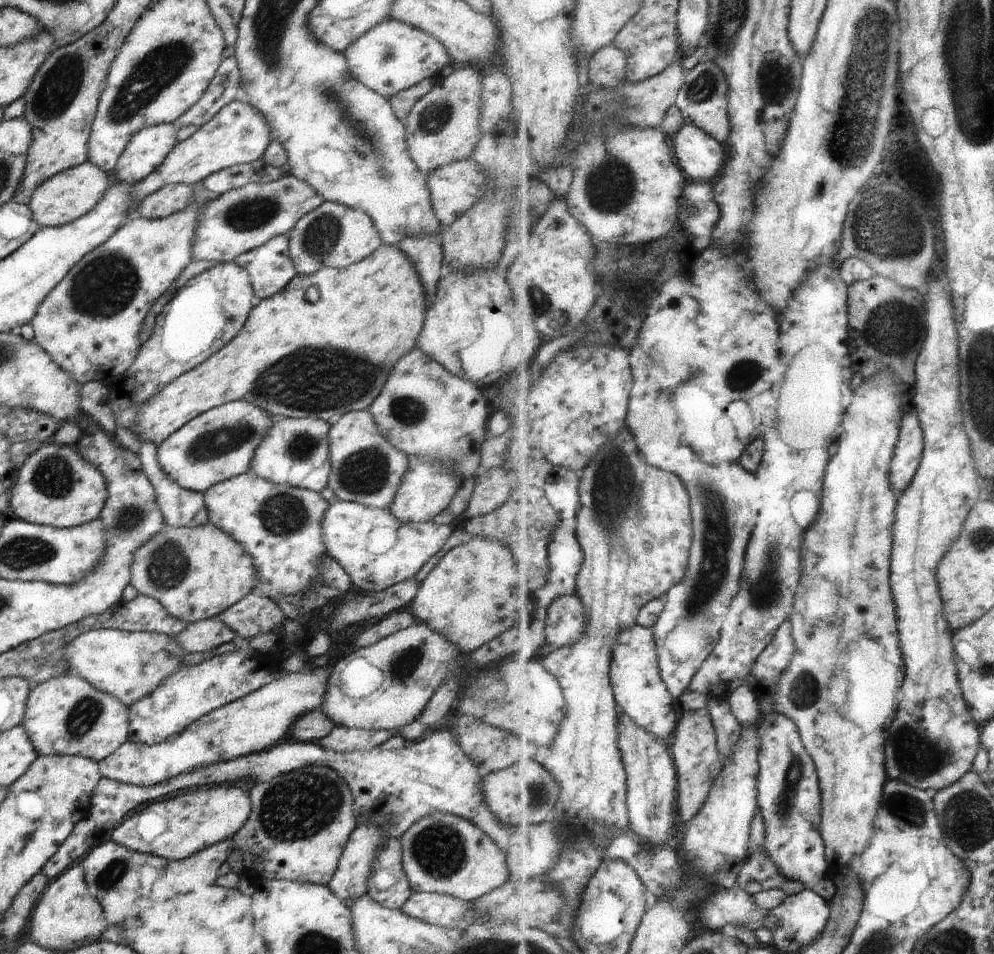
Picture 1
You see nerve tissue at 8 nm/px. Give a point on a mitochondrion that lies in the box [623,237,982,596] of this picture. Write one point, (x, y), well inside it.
(877, 327)

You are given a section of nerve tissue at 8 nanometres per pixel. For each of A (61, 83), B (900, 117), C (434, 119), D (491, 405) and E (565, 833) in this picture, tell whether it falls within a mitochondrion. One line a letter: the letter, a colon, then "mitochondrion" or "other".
A: mitochondrion
B: other
C: mitochondrion
D: other
E: other

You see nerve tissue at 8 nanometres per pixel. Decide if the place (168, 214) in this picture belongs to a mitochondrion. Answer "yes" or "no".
no

